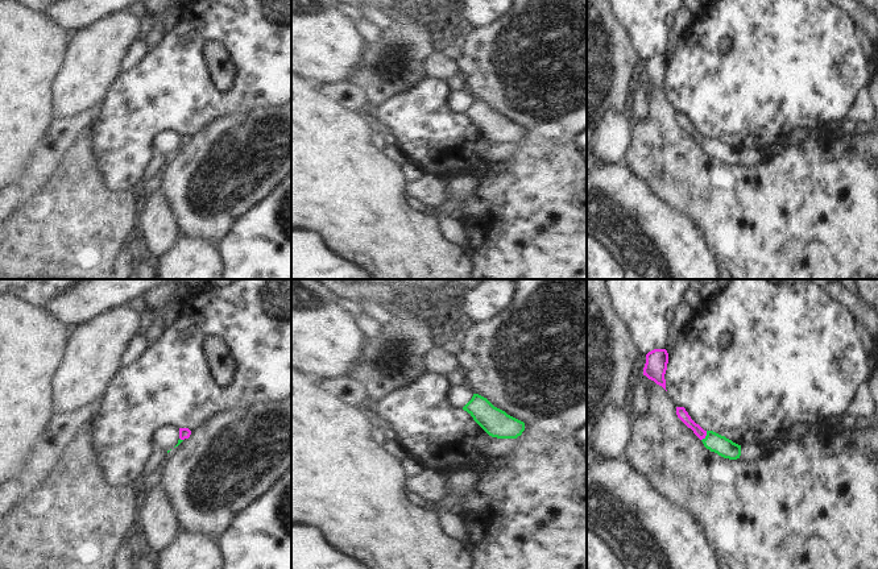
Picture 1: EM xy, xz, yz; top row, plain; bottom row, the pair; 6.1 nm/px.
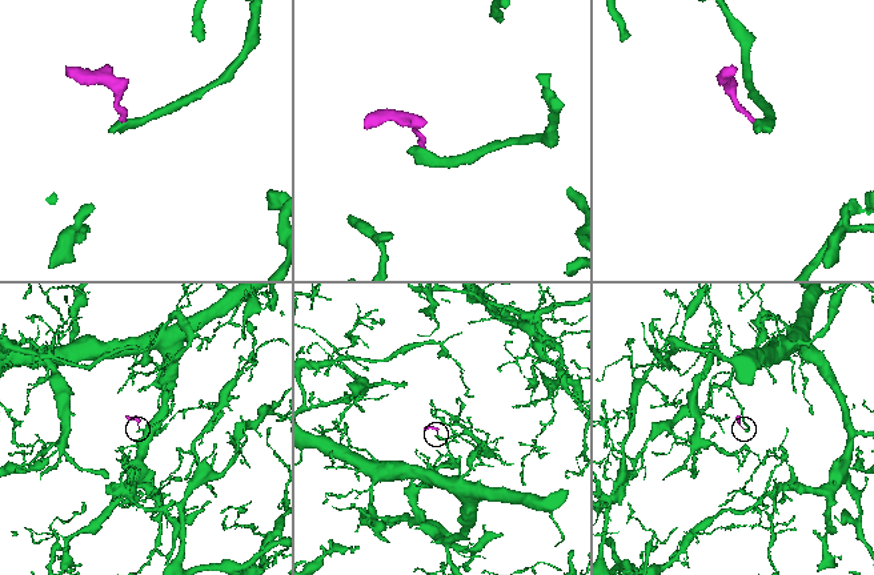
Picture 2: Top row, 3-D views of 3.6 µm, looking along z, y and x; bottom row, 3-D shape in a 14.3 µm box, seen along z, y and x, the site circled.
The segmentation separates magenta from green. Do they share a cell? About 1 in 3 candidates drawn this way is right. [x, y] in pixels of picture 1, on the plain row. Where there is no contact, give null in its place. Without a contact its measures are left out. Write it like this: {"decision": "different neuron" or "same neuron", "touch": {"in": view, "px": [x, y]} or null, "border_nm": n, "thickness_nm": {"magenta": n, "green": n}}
{"decision": "same neuron", "touch": {"in": "yz", "px": [705, 140]}, "border_nm": 70, "thickness_nm": {"magenta": 70, "green": 120}}

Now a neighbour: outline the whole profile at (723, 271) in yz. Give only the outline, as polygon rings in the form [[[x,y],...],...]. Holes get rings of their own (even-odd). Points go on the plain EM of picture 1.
[[[715,253],[713,259],[717,267],[718,279],[733,279],[726,263],[722,259],[720,259]]]

